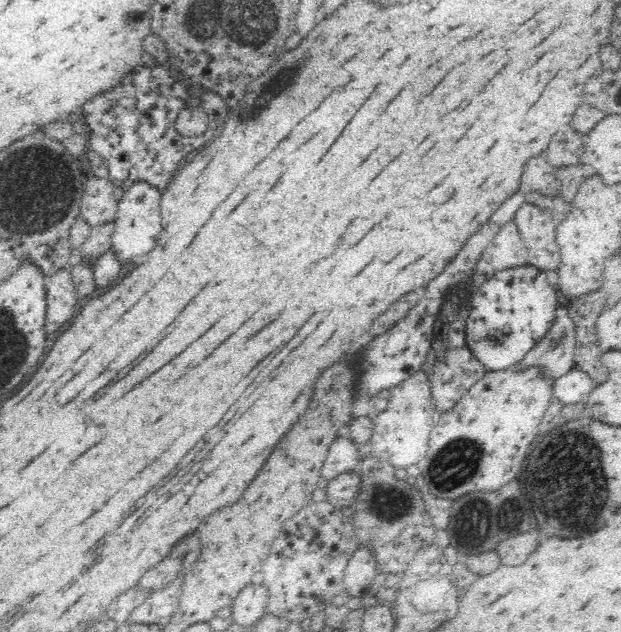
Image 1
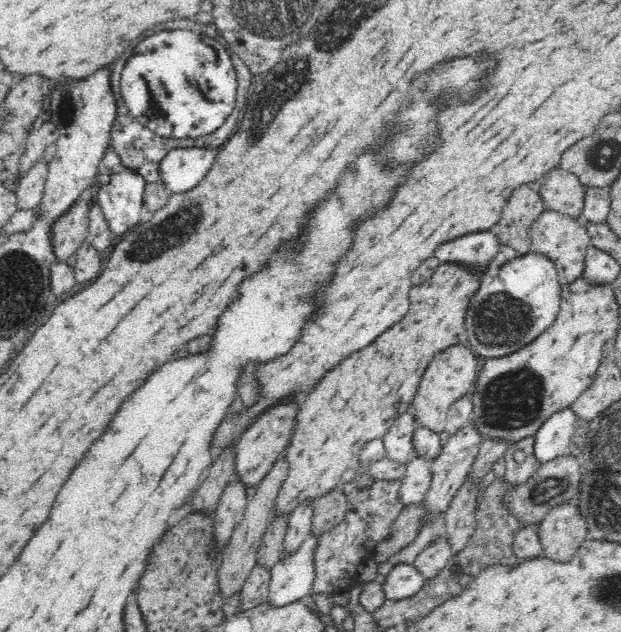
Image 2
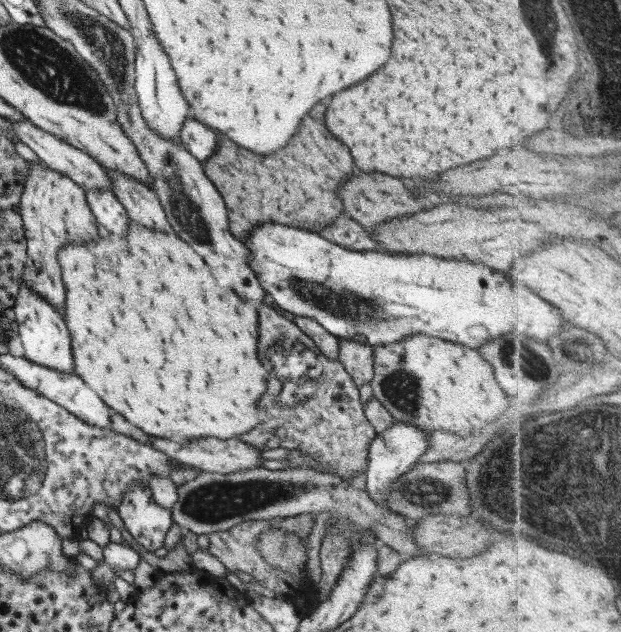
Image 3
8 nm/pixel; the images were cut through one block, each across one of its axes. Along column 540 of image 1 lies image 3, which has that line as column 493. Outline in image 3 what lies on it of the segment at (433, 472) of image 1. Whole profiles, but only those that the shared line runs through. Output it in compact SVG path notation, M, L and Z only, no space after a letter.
M407 336L393 344L372 348L373 378L370 382L372 395L394 420L409 423L427 432L441 430L461 436L475 435L488 429L491 423L495 423L498 414L501 414L508 405L507 395L495 381L492 366L478 354L478 350L429 336Z

